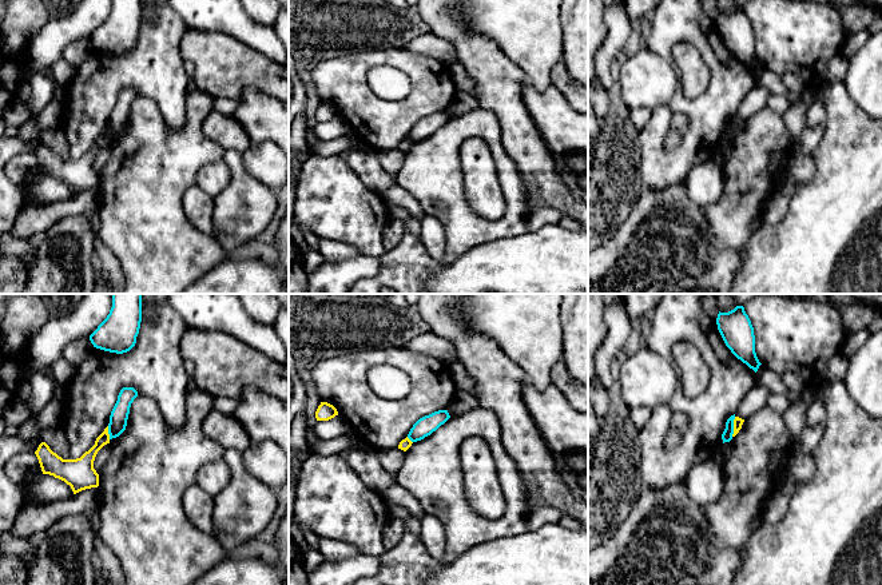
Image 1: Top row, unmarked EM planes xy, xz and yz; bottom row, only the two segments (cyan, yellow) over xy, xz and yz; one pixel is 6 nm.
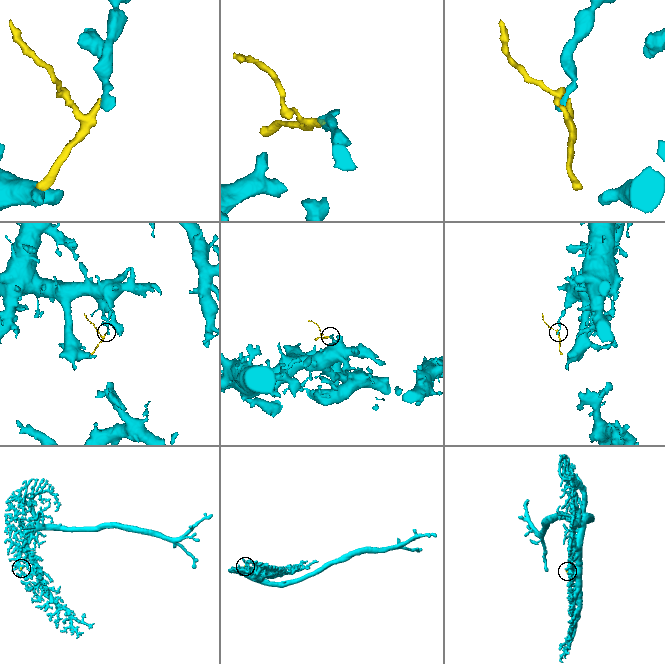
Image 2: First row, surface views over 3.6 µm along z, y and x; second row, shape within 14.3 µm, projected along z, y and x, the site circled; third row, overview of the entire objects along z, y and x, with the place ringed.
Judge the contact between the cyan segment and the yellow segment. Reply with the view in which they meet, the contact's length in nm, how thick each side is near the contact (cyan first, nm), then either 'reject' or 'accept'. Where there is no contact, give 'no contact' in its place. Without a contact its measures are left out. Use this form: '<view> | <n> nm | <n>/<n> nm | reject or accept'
yz | 120 nm | 60/60 nm | reject

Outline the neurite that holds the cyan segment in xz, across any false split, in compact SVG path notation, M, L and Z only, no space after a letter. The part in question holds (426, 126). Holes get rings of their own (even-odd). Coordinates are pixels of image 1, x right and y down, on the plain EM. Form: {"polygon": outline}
{"polygon": "M438 111L429 116L420 119L410 130L408 139L412 143L424 140L436 132L441 126L444 126L450 119L448 111Z"}

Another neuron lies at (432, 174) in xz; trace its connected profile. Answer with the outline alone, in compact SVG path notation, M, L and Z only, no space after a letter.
M482 107L450 118L430 136L413 143L396 182L420 203L425 215L441 222L446 235L442 264L477 244L528 231L532 211L523 179L502 146L497 115ZM469 138L481 138L492 154L505 200L505 214L497 220L477 215L465 198L460 147Z

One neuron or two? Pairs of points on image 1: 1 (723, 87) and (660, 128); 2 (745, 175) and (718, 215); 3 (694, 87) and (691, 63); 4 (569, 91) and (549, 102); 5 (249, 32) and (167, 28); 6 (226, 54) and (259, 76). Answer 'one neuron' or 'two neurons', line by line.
1: one neuron
2: one neuron
3: one neuron
4: two neurons
5: two neurons
6: one neuron

